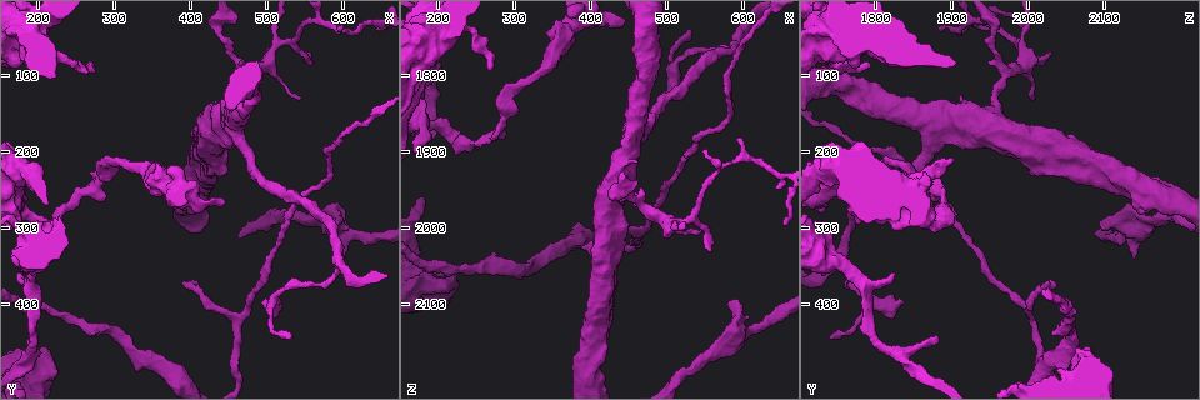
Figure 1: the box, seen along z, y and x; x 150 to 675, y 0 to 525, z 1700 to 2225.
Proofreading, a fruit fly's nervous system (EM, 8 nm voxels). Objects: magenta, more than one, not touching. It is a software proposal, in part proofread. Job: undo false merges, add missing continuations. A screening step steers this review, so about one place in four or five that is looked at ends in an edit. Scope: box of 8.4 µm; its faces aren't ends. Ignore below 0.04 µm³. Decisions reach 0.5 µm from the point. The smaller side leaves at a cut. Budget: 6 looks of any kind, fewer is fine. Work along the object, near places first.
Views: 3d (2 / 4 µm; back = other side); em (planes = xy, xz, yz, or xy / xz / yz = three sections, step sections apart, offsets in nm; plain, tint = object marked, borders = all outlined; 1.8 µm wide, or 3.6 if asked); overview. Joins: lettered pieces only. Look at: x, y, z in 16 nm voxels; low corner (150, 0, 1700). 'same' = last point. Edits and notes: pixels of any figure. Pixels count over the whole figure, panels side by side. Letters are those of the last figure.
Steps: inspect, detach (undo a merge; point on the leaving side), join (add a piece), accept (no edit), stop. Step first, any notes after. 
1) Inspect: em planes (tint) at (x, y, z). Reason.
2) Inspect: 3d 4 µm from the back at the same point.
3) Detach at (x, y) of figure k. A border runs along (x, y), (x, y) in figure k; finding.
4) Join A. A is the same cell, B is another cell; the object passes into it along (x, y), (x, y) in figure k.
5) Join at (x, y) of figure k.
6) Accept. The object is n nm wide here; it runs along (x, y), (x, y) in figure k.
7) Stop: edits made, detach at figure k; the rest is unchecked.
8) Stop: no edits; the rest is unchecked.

Inspect: 3d 4 µm at (600, 345, 2140). Tapers out.

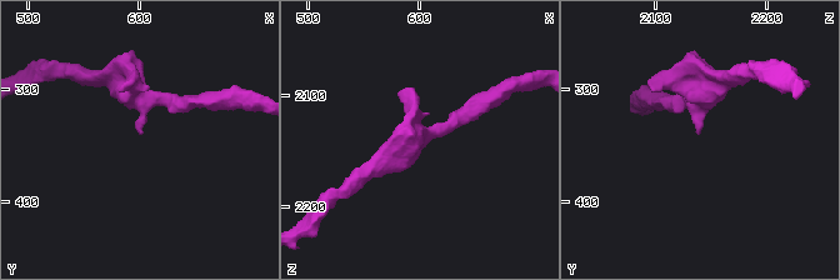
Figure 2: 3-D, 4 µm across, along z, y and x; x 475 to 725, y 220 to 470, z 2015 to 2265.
Inspect: em planes (borders) at (600, 340, 2138). Now the EM.

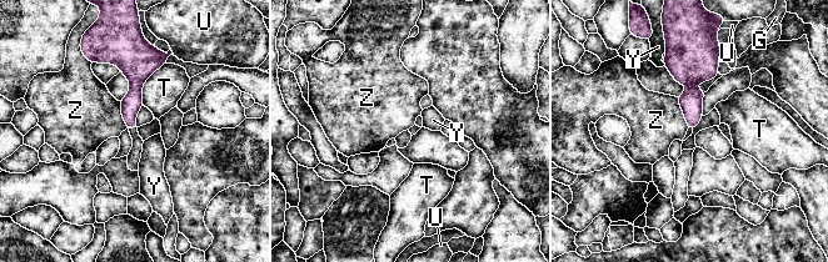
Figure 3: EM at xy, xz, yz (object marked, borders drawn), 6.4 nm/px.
Accept. The object is 110 nm wide here; the longest contact is with T, 300 nm; G, T, U, Y and Z are other cells; no lettered piece goes on from it.

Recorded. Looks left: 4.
Inspect: em xz step 8 (borders) at (590, 35, 1890). Thin end.

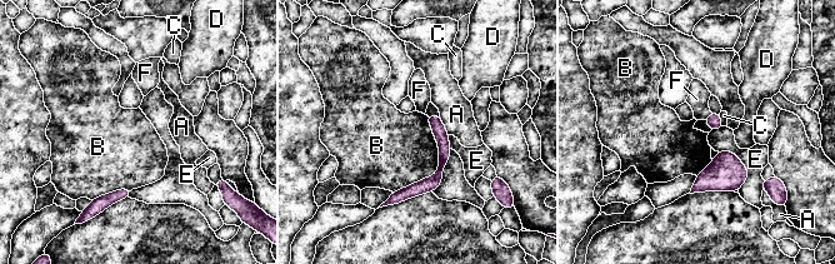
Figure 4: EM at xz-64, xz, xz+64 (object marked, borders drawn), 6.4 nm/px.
Accept. A, B, C, D, E and F are other cells; no lettered piece goes on from it.

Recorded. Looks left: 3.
Inspect: em 3.6 µm yz step 8 (tint) at (190, 445, 1880). Branch stops here.

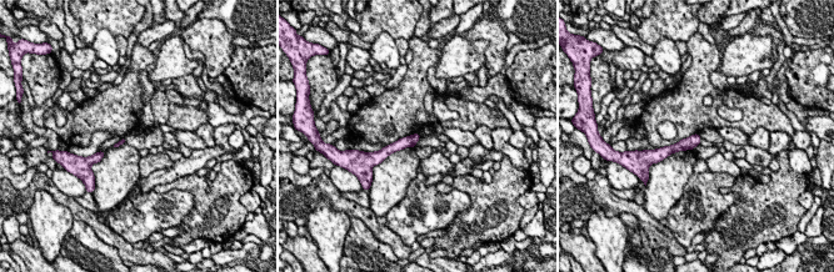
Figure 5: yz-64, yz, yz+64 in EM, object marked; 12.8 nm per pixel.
Inspect: em 3.6 µm xz step 4 (borders) at the same point. Another direction.

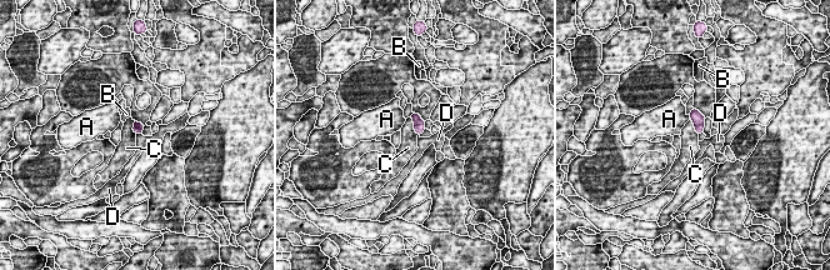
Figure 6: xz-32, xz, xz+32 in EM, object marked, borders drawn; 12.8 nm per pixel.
Accept. The object is 130 nm wide here; A, B, C and D are other cells; a border runs along (410, 116), (414, 130), (418, 134) in figure 6; none of them fits.

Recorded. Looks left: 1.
Stop: no edits; the rest is unchecked.

